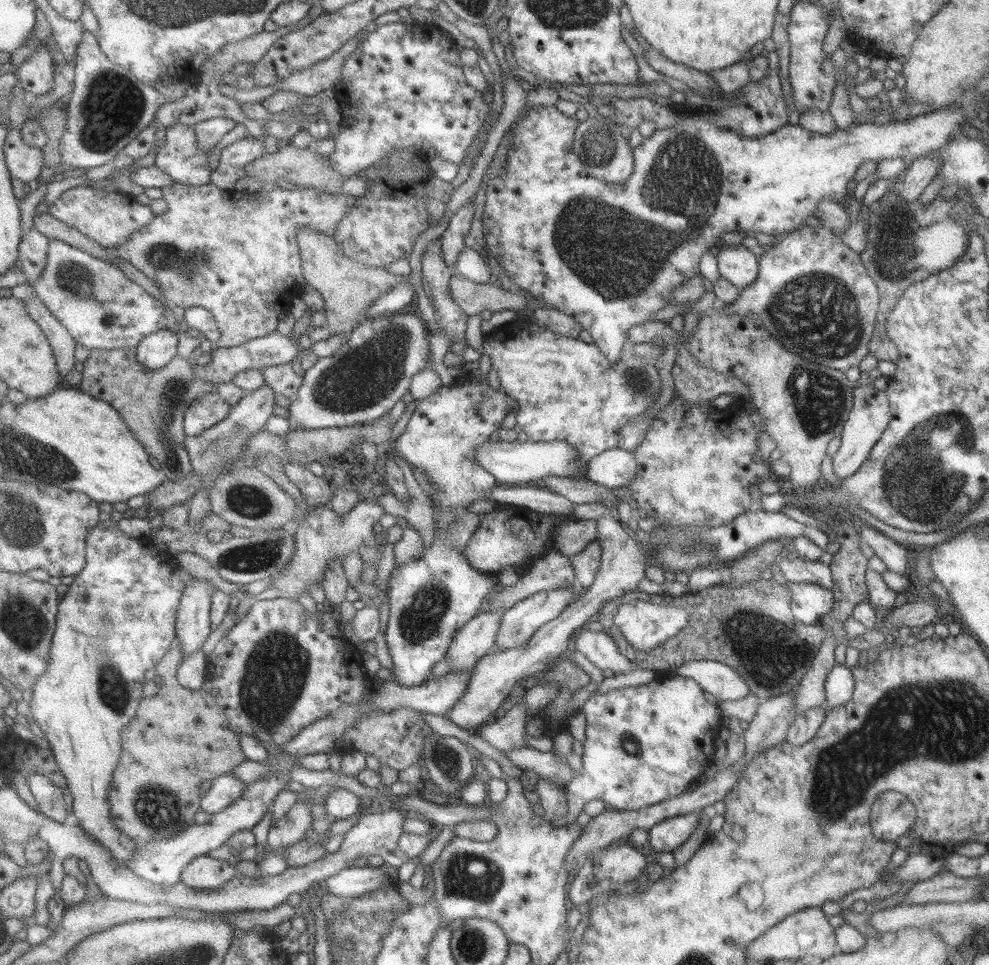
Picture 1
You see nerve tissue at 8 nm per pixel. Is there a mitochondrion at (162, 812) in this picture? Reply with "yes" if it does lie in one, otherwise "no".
yes

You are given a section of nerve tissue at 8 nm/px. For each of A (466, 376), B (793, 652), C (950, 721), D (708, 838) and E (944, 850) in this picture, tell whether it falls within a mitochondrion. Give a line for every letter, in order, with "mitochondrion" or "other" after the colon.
A: other
B: other
C: mitochondrion
D: other
E: other

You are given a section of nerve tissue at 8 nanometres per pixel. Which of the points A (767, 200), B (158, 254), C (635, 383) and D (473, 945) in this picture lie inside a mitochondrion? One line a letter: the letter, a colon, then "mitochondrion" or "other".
A: other
B: mitochondrion
C: mitochondrion
D: mitochondrion

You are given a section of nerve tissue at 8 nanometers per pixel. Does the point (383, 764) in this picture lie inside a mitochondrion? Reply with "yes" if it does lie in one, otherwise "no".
no

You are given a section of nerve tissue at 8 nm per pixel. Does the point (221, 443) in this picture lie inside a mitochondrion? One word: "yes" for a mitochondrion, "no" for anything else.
yes

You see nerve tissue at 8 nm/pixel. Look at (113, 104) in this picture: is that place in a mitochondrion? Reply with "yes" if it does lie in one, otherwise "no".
yes

